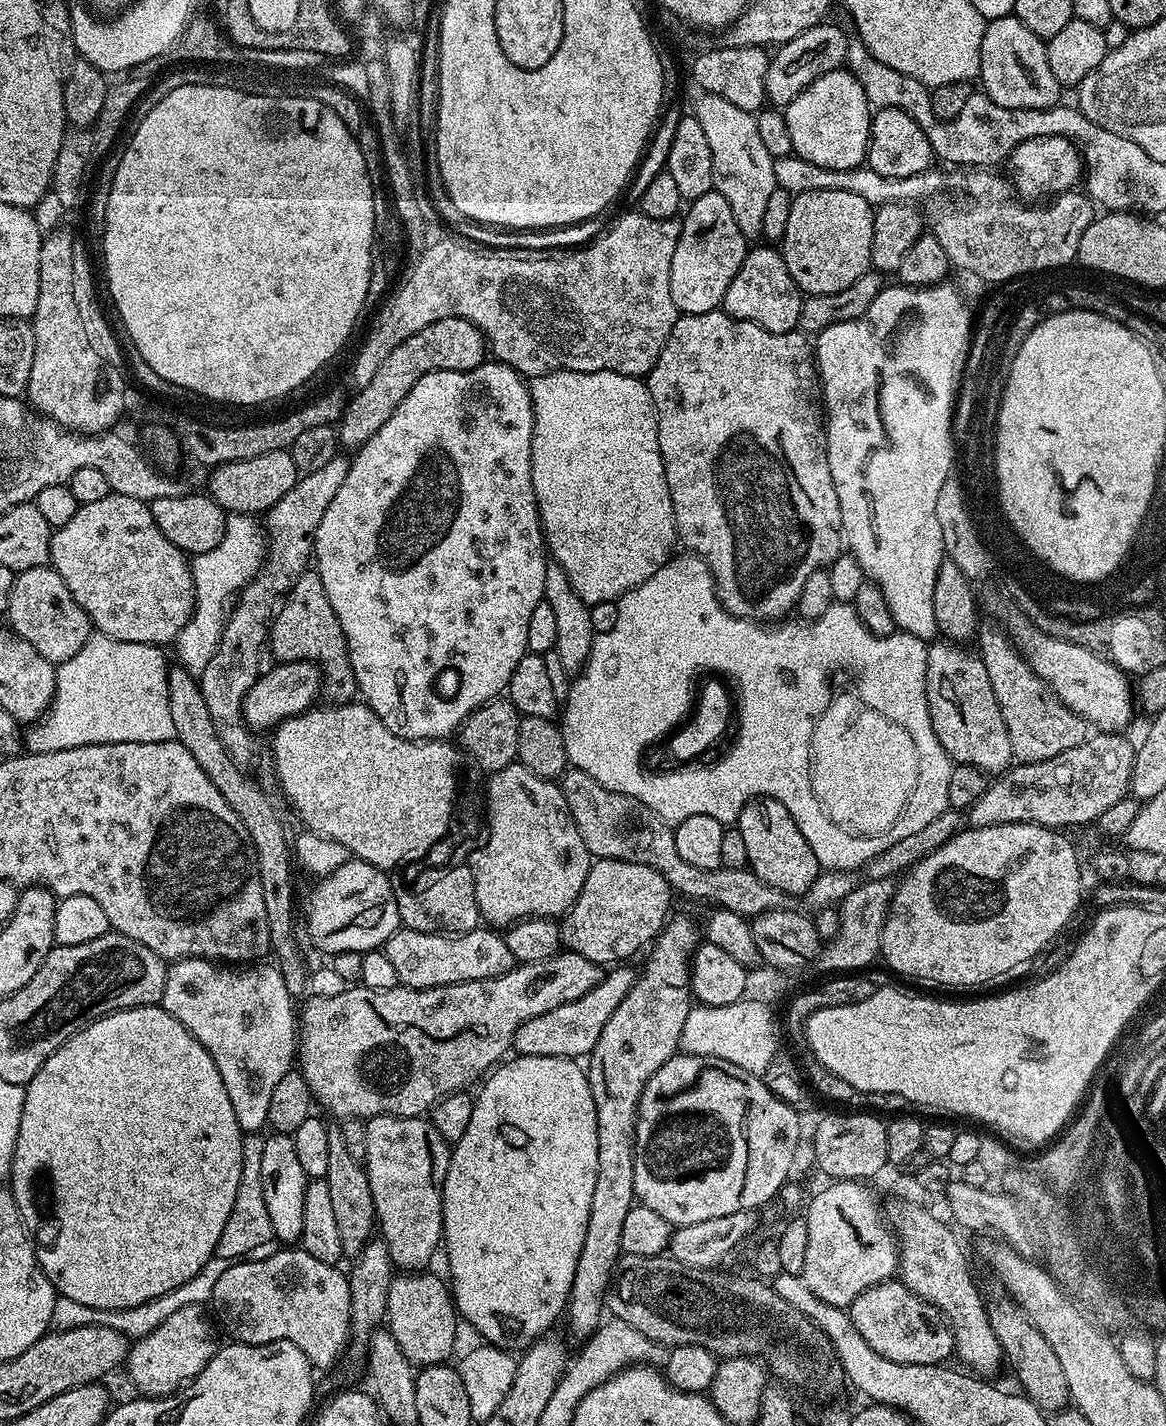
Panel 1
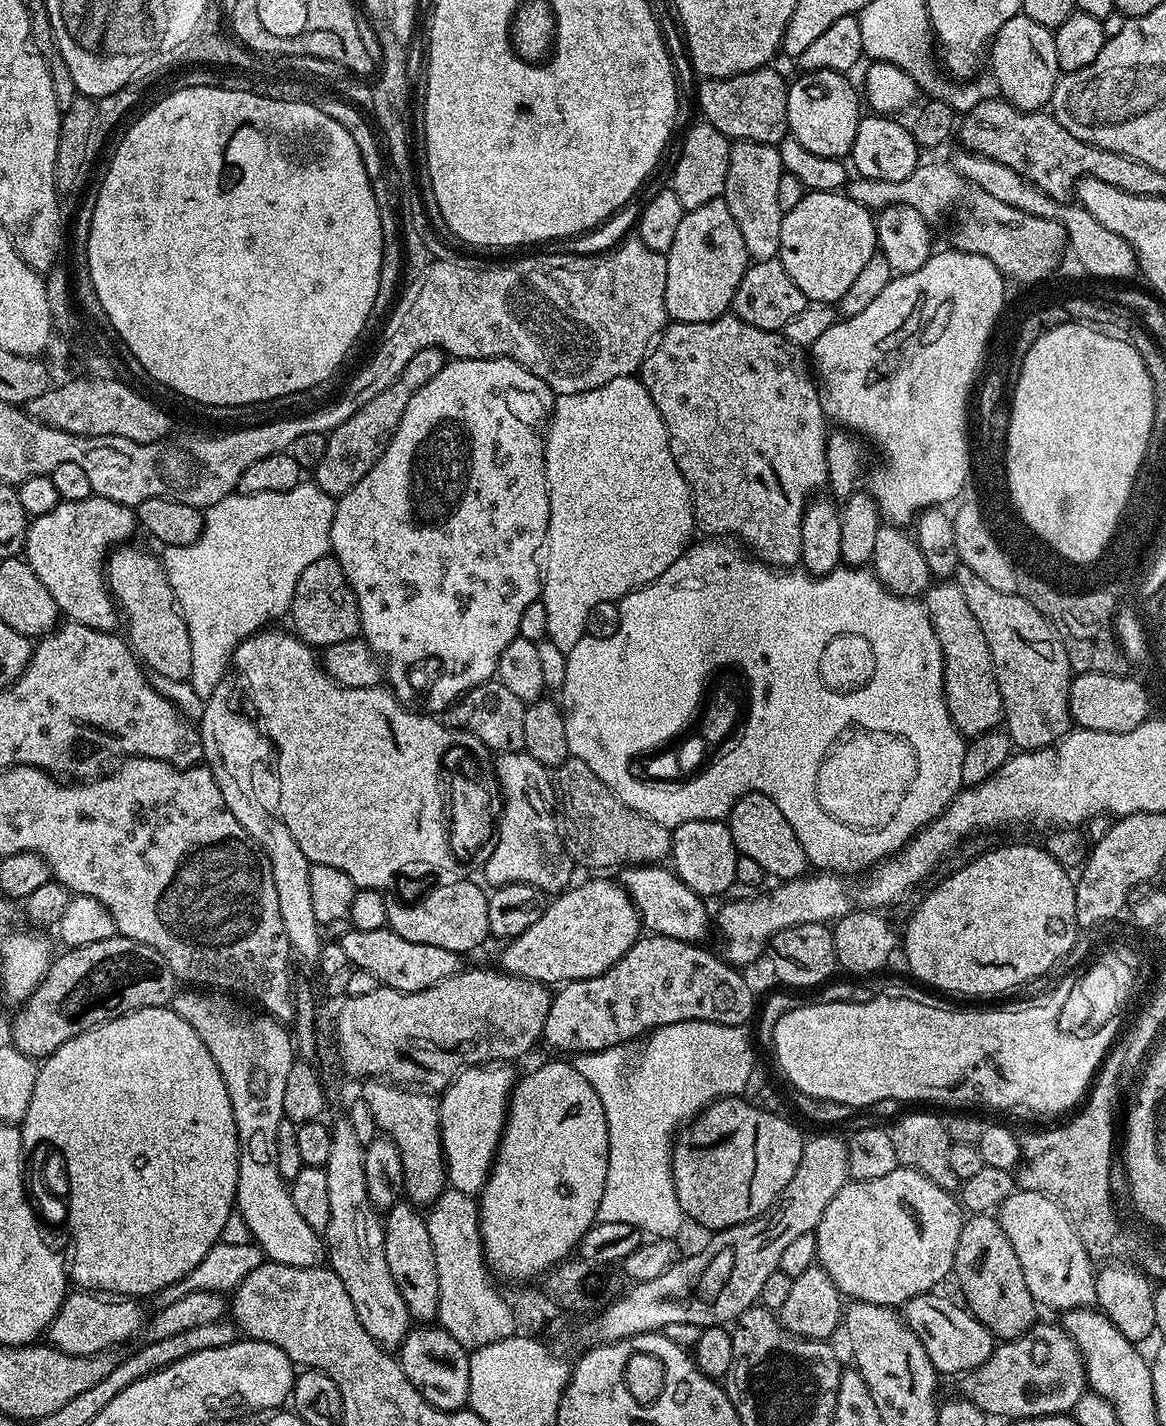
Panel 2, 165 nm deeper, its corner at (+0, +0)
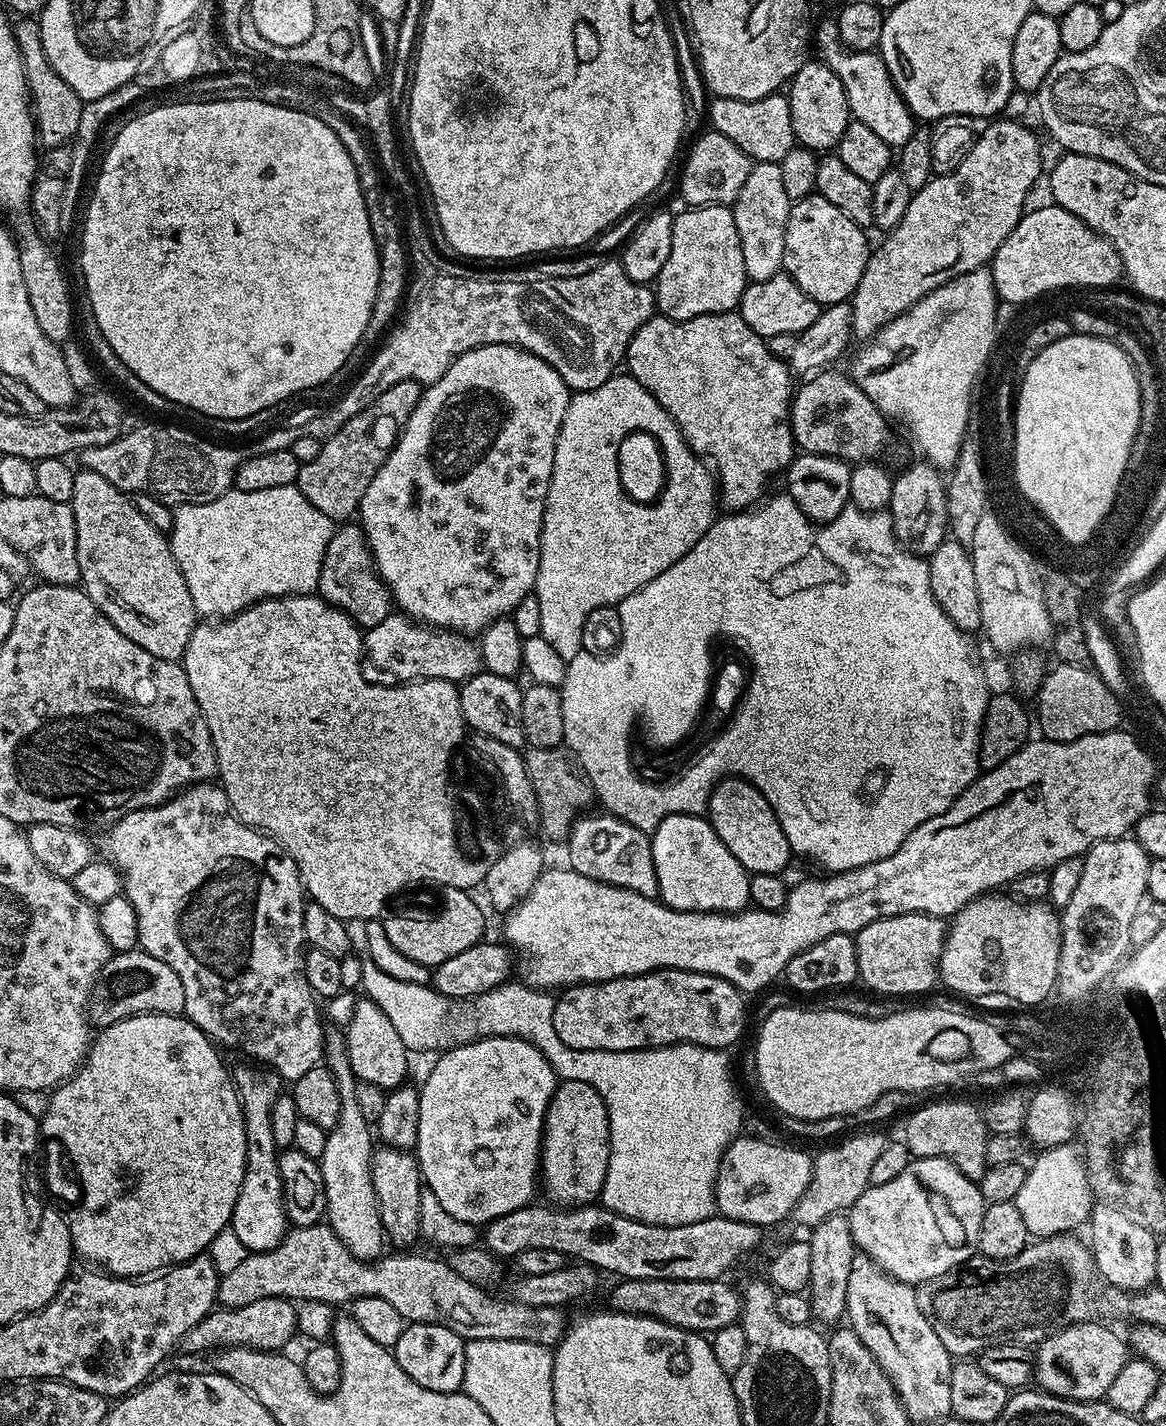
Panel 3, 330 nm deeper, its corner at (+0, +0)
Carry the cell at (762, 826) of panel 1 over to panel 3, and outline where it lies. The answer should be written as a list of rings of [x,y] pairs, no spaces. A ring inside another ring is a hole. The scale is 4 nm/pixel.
[[[721,778],[708,799],[706,819],[718,838],[726,842],[726,850],[730,850],[750,874],[780,874],[794,860],[790,842],[786,842],[786,834],[782,834],[782,826],[770,802],[746,780]]]

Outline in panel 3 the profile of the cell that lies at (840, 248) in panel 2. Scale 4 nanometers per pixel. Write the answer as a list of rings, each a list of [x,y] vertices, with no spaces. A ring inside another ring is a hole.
[[[819,194],[797,200],[786,222],[783,271],[821,306],[845,303],[856,291],[862,270],[866,270],[870,243],[864,236],[867,236],[865,229],[850,222],[838,206],[826,202]]]

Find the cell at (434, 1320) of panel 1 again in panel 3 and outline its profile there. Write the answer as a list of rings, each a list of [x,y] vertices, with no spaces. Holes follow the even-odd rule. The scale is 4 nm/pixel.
[[[380,1146],[372,1154],[372,1181],[378,1198],[378,1210],[387,1239],[397,1244],[397,1249],[408,1250],[416,1239],[421,1239],[420,1219],[422,1177],[420,1164],[411,1151],[391,1146]]]

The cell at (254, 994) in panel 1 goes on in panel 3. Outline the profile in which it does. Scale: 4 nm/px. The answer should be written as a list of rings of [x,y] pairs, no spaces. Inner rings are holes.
[[[252,1067],[256,1068],[240,1068],[234,1072],[236,1093],[246,1126],[246,1170],[243,1172],[242,1188],[234,1206],[230,1229],[248,1252],[265,1252],[278,1246],[288,1231],[280,1172],[280,1149],[274,1142],[274,1130],[270,1130],[270,1110],[282,1094],[282,1081],[267,1067]]]

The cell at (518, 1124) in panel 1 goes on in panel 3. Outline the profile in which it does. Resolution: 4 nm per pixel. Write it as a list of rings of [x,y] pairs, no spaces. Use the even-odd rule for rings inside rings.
[[[586,1082],[557,1083],[544,1119],[544,1143],[540,1146],[539,1175],[551,1203],[578,1208],[593,1203],[604,1189],[610,1158],[610,1130],[604,1099]]]

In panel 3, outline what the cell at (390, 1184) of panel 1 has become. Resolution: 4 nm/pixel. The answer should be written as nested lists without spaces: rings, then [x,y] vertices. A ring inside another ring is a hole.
[[[357,999],[354,1006],[354,1018],[348,1023],[344,1032],[346,1050],[350,1058],[350,1066],[357,1081],[373,1084],[385,1090],[399,1088],[409,1079],[408,1059],[410,1053],[406,1046],[402,1046],[402,1038],[398,1038],[398,1030],[394,1030],[390,1018],[378,1010],[373,1000]]]

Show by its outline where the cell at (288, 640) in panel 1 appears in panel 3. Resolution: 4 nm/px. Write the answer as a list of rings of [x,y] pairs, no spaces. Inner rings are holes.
[[[344,522],[333,531],[330,542],[326,546],[326,554],[322,558],[322,570],[316,592],[321,600],[325,600],[327,604],[332,604],[338,610],[345,612],[354,623],[359,624],[364,630],[378,626],[378,622],[382,622],[382,618],[393,615],[394,601],[387,586],[384,585],[384,580],[376,573],[376,563],[372,557],[372,551],[368,549],[368,540],[364,537],[363,527],[359,523]]]

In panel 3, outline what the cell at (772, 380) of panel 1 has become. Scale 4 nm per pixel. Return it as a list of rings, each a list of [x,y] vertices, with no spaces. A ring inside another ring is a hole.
[[[739,311],[717,312],[715,316],[689,320],[672,320],[669,316],[654,314],[634,334],[628,347],[626,368],[659,402],[662,410],[670,414],[692,451],[701,458],[716,460],[718,500],[723,507],[724,504],[728,507],[725,509],[753,507],[765,495],[768,479],[775,472],[783,473],[792,463],[794,443],[789,410],[794,393],[793,373],[783,359],[771,353],[767,339],[746,326]]]

